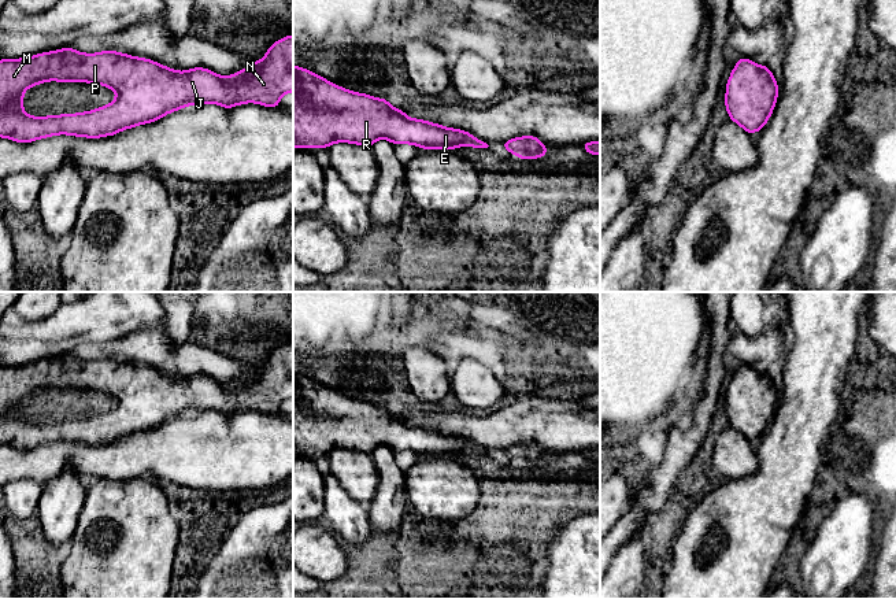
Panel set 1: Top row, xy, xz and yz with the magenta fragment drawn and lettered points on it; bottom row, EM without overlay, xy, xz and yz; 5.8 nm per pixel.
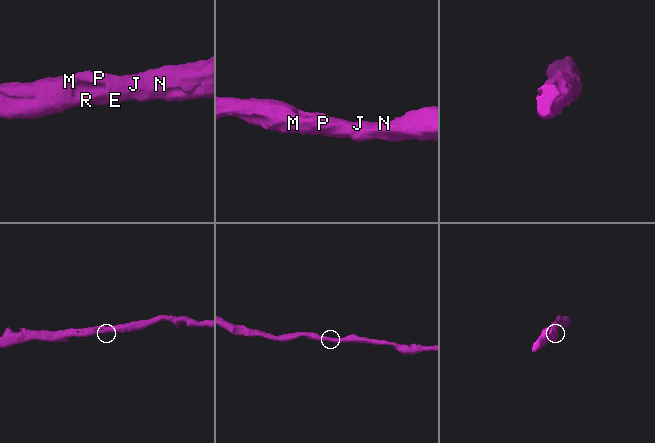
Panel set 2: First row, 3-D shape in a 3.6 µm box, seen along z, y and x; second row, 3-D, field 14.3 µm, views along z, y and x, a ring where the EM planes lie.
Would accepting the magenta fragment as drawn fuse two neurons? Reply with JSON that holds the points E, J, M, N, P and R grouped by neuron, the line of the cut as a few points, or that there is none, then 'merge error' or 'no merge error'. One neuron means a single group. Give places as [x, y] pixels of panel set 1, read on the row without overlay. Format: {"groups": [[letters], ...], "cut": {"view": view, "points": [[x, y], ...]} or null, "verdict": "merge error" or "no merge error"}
{"groups": [["E", "J", "M", "N", "P", "R"]], "cut": null, "verdict": "no merge error"}

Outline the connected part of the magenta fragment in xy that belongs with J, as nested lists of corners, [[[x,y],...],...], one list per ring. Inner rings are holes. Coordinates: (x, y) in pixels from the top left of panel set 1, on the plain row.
[[[293,343],[275,348],[262,367],[255,367],[247,376],[226,384],[203,374],[175,378],[153,367],[116,358],[82,360],[67,354],[29,365],[0,367],[0,444],[16,450],[32,450],[56,441],[99,445],[155,429],[169,419],[193,411],[212,410],[226,417],[244,410],[279,414],[279,406],[288,399],[293,399]],[[47,388],[104,392],[116,399],[116,406],[101,415],[78,421],[49,424],[25,421],[23,399]]]

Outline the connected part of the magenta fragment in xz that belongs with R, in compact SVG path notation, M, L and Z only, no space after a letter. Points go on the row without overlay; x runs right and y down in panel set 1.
M293 373L293 455L314 454L321 456L334 450L371 454L379 445L389 447L393 452L412 451L423 456L489 454L466 437L444 435L423 426L408 425L404 418L392 414L388 406L355 400L332 391L307 376Z

